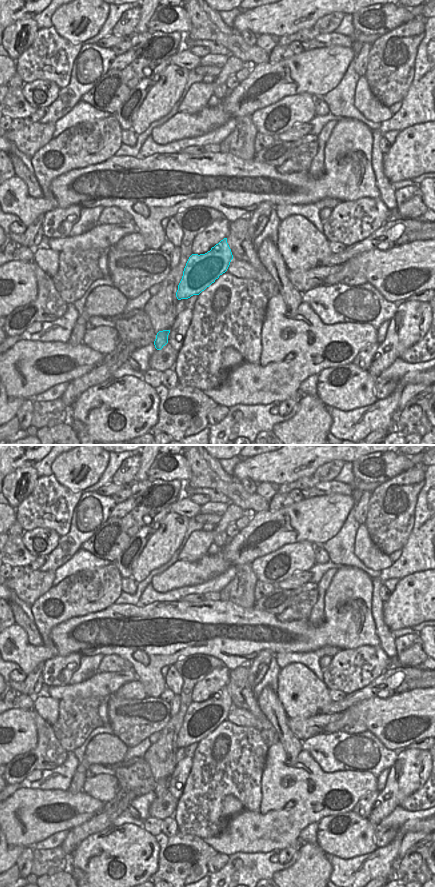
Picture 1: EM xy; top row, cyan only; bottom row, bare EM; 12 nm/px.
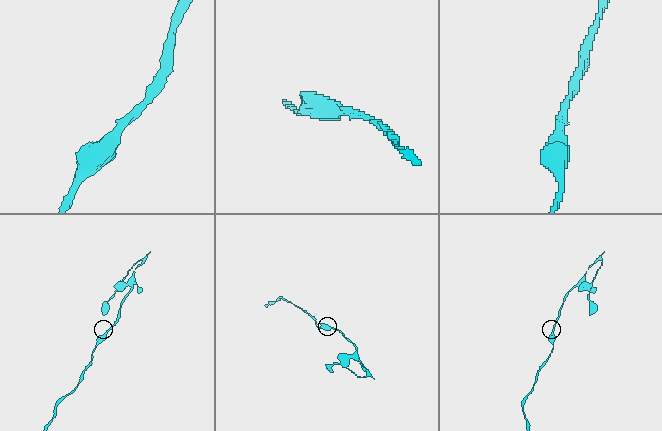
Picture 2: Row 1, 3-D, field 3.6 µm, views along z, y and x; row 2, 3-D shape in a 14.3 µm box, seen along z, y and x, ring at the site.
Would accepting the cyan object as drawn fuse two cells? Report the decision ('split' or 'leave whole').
leave whole

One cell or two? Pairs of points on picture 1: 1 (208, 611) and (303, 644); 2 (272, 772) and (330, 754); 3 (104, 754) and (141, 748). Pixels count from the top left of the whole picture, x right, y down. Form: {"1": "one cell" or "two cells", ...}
{"1": "one cell", "2": "two cells", "3": "two cells"}

